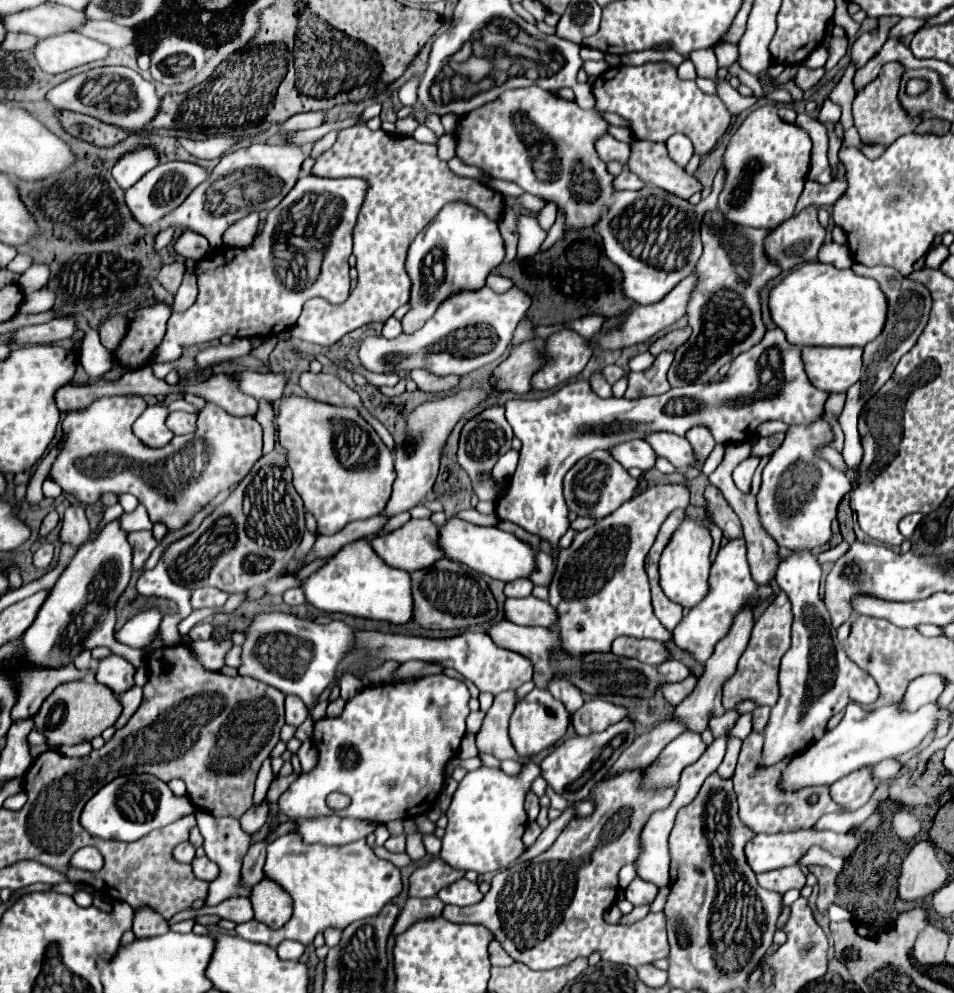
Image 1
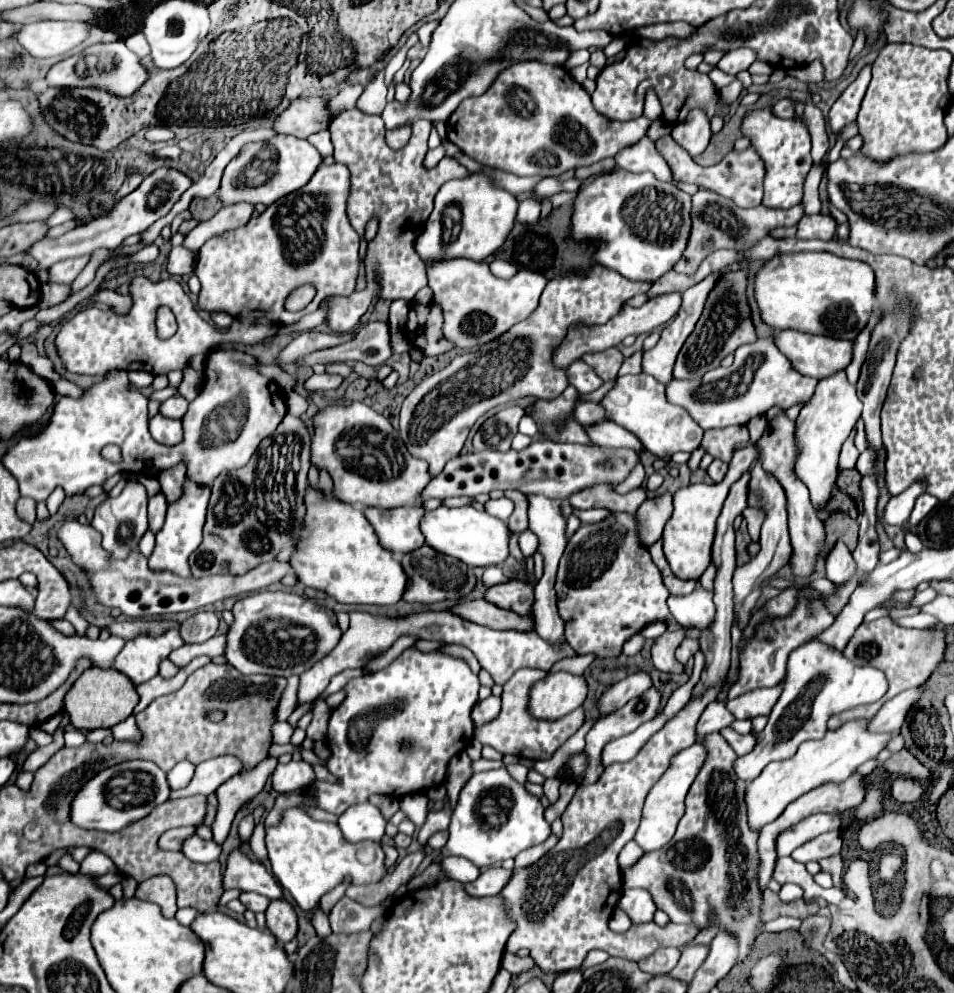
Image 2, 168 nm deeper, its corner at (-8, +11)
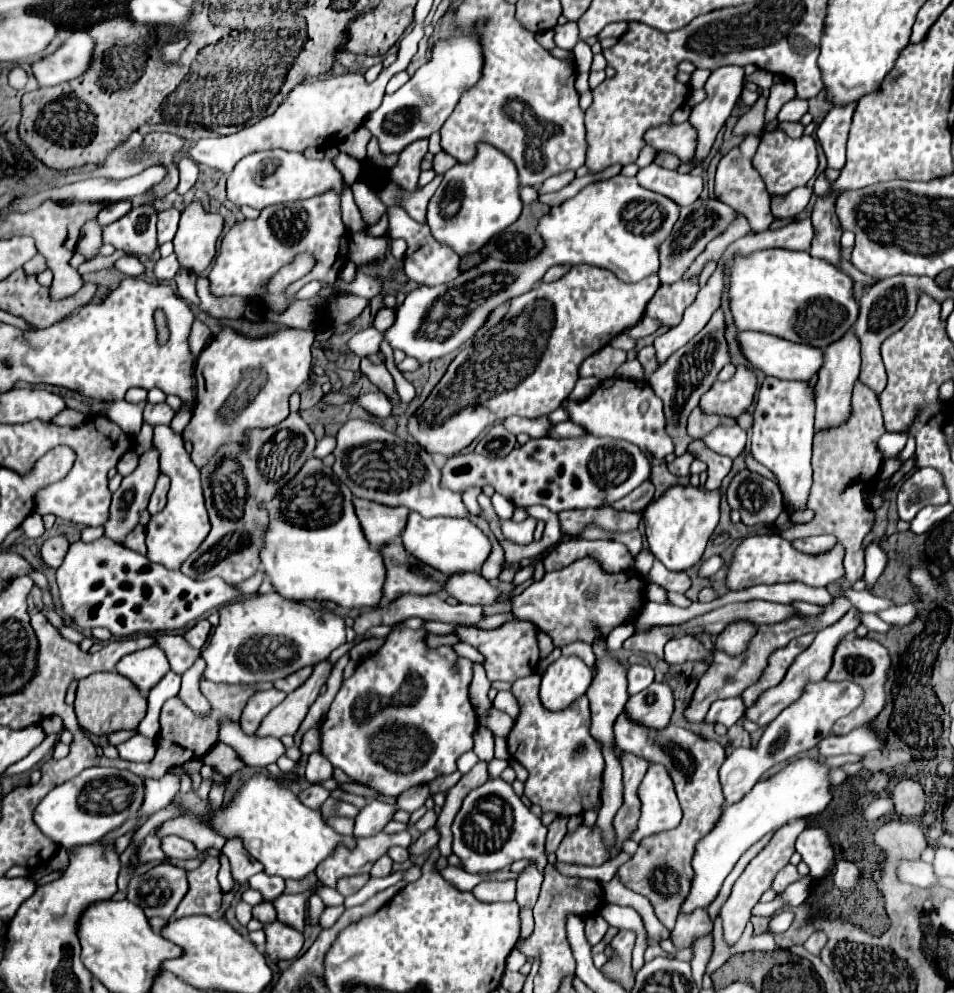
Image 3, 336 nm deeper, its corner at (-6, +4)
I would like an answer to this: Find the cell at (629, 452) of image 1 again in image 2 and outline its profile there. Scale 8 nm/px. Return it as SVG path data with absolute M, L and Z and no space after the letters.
M599 421L593 425L583 427L587 437L595 441L597 445L607 445L607 447L629 447L629 449L643 449L639 445L639 439L633 433L627 433L627 429L611 423L611 421Z

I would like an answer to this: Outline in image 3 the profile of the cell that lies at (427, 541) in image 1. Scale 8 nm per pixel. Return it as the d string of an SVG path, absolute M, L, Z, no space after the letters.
M353 500L357 518L361 522L363 534L373 548L381 548L381 544L389 544L401 538L405 530L405 520L409 518L409 508L389 508L369 500Z

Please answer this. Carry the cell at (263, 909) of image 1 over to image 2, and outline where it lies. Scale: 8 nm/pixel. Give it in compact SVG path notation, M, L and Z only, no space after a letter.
M273 901L267 911L267 931L281 943L289 943L297 935L297 913L289 905L289 901Z

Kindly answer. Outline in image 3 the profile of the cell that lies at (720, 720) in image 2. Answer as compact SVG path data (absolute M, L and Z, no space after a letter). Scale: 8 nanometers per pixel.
M725 698L725 700L715 700L705 716L707 724L723 724L727 728L731 728L739 718L743 718L745 712L745 704L743 700L737 698Z

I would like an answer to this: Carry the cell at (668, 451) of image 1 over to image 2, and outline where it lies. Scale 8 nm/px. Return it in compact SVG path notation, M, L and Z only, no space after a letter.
M647 373L617 377L613 389L605 393L599 405L605 409L607 421L613 421L631 431L641 441L643 449L657 457L671 457L677 451L691 453L699 447L699 441L703 437L703 431L693 421L693 417L683 407L669 403L665 397L665 385Z

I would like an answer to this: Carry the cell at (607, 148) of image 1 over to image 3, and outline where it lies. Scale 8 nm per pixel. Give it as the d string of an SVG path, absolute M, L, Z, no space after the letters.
M649 164L647 168L641 168L637 172L637 180L647 190L669 196L679 206L693 204L699 198L701 190L703 190L701 176L697 176L697 174L695 176L693 174L679 174L675 170L667 170L659 164Z

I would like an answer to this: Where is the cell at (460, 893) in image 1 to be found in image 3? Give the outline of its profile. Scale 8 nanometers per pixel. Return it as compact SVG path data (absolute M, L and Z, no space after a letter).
M483 880L473 888L473 896L481 902L515 900L515 880Z

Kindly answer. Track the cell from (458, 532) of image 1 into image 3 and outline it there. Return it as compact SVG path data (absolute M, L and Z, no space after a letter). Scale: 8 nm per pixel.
M417 512L409 514L409 522L401 534L401 542L415 558L425 560L429 566L445 574L477 572L491 554L491 538L463 518L423 518Z

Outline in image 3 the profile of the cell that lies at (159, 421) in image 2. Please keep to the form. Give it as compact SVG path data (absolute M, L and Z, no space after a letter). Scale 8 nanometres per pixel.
M155 426L153 446L161 456L161 472L171 478L171 490L167 506L157 516L151 516L151 522L147 526L147 558L157 564L163 564L169 570L179 570L181 564L201 546L201 542L209 534L209 518L203 500L201 476L183 448L181 434L173 432L173 428Z

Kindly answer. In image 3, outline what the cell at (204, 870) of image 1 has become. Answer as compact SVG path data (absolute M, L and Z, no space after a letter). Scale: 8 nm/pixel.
M165 836L163 838L163 852L169 858L181 858L181 860L193 860L199 856L199 850L193 842L183 840L179 836Z

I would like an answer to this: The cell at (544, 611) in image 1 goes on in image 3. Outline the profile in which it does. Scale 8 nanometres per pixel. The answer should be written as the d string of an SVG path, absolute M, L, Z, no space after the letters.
M479 572L453 574L447 582L447 594L471 606L493 606L501 602L499 590Z

